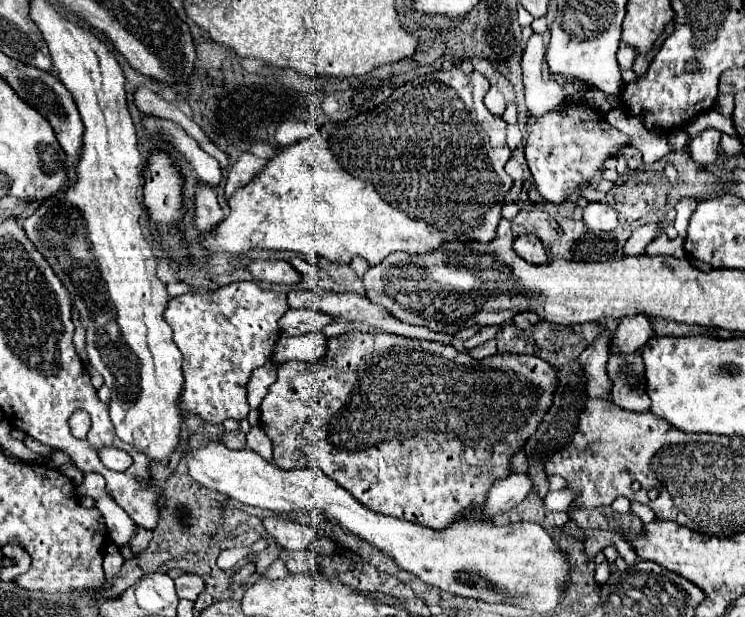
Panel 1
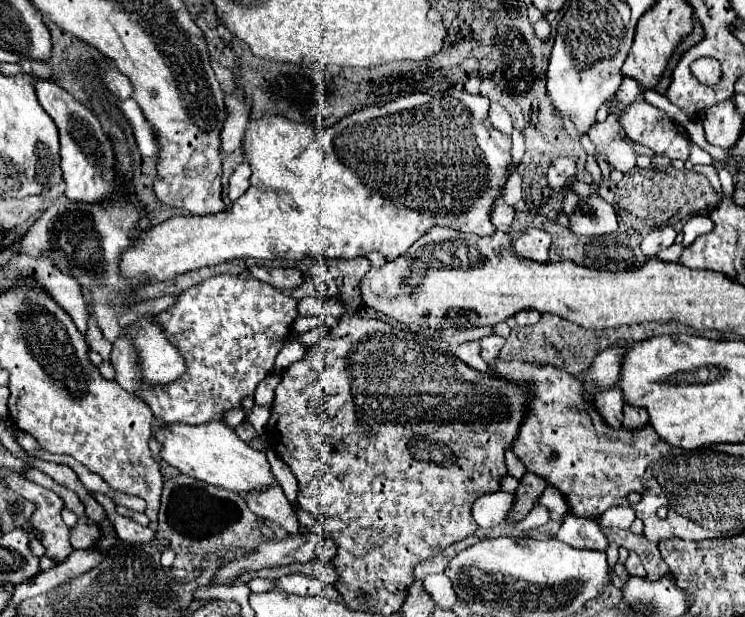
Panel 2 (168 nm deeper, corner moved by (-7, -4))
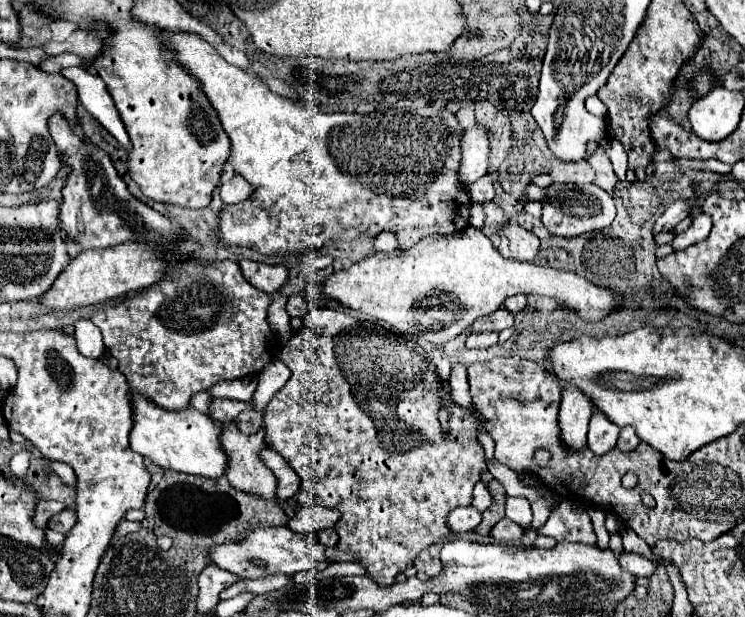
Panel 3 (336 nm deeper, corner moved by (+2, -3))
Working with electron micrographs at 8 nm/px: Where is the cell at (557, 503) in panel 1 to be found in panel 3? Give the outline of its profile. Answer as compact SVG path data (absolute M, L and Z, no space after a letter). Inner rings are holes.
M502 519L494 525L494 529L490 531L490 535L500 541L500 543L510 543L510 541L518 541L522 535L524 535L524 529L520 525L516 525L514 521L510 519Z

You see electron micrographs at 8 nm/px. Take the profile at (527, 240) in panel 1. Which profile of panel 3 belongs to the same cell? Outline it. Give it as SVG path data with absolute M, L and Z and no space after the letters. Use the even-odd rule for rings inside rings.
M506 223L500 229L500 241L502 243L498 251L502 253L502 257L516 261L534 261L540 247L538 237L516 223Z

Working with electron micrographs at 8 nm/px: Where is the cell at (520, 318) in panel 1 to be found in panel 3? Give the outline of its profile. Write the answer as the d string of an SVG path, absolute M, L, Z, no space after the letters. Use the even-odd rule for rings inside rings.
M514 295L510 299L504 301L504 307L510 311L510 313L522 313L526 309L526 295Z

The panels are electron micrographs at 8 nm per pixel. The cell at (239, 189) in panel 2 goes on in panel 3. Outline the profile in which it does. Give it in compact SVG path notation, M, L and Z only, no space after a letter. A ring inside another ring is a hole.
M234 175L232 179L224 181L220 185L220 197L224 201L224 205L236 205L236 203L242 203L246 199L250 199L250 195L254 193L256 189L246 181L242 179L240 175Z

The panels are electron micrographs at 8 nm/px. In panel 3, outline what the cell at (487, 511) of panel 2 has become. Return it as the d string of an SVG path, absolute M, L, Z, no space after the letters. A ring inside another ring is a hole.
M472 505L458 507L448 515L448 529L452 533L466 533L466 531L474 531L480 521L482 515Z

